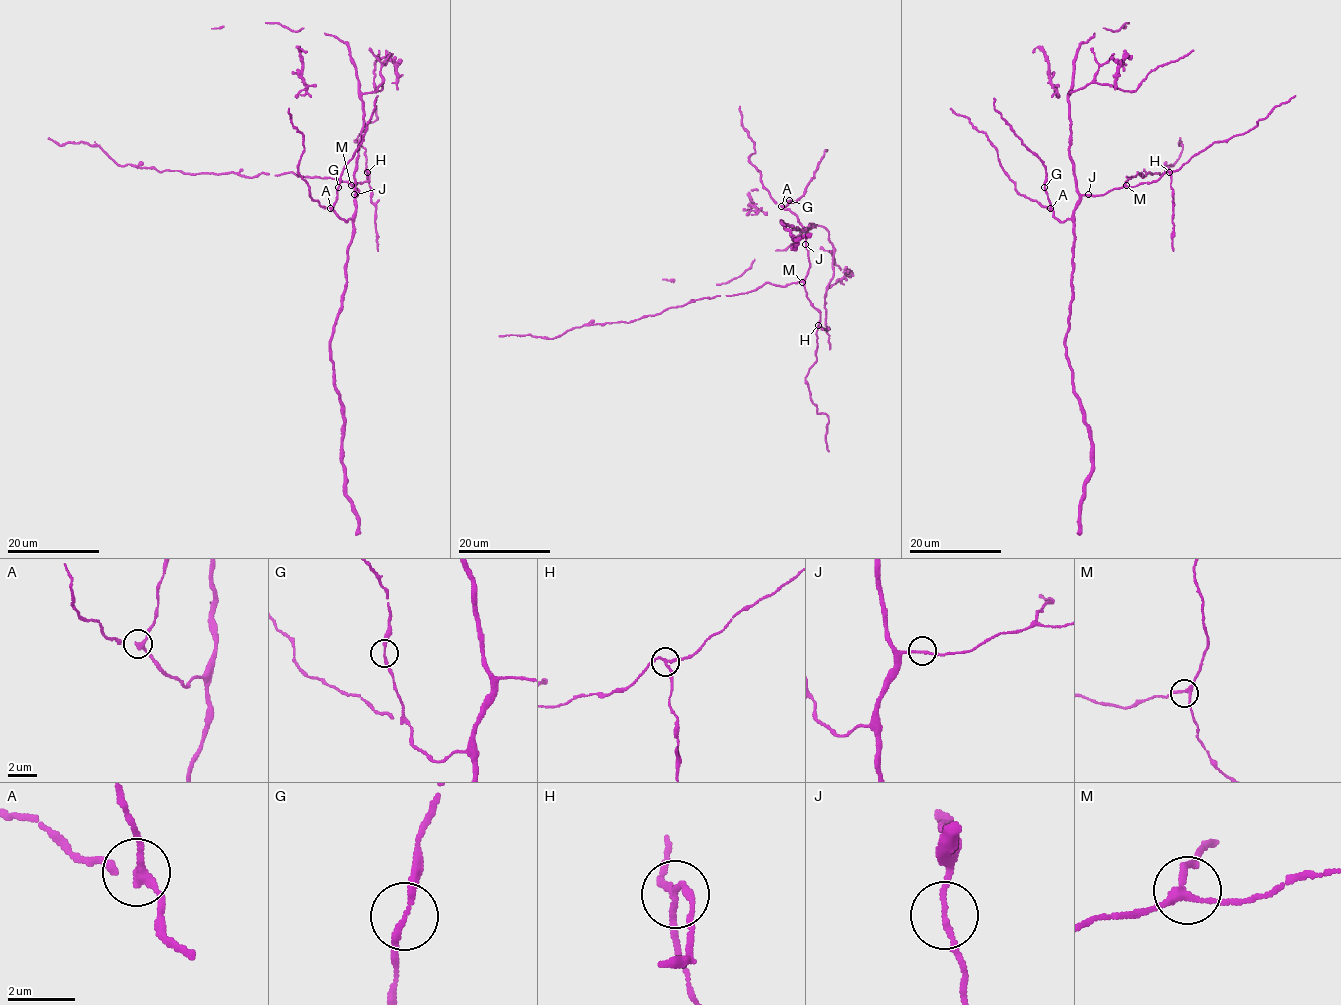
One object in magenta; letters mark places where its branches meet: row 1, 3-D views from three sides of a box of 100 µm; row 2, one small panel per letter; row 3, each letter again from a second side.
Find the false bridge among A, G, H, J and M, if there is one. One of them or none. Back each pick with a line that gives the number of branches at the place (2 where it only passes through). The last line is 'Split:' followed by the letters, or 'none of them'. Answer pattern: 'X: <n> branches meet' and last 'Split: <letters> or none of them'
H: 3 branches meet
Split: H

